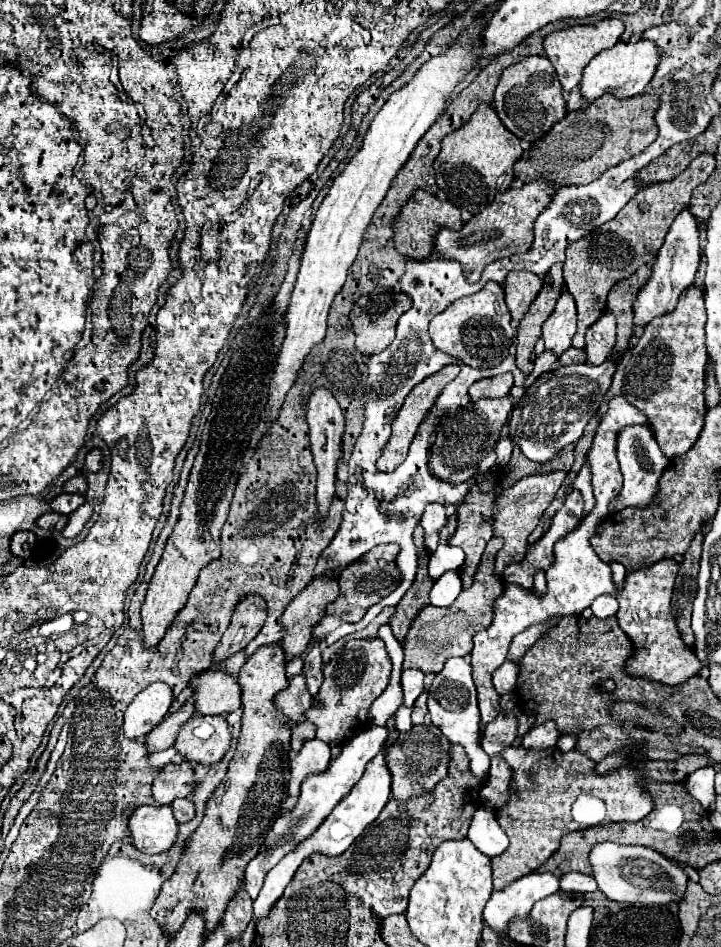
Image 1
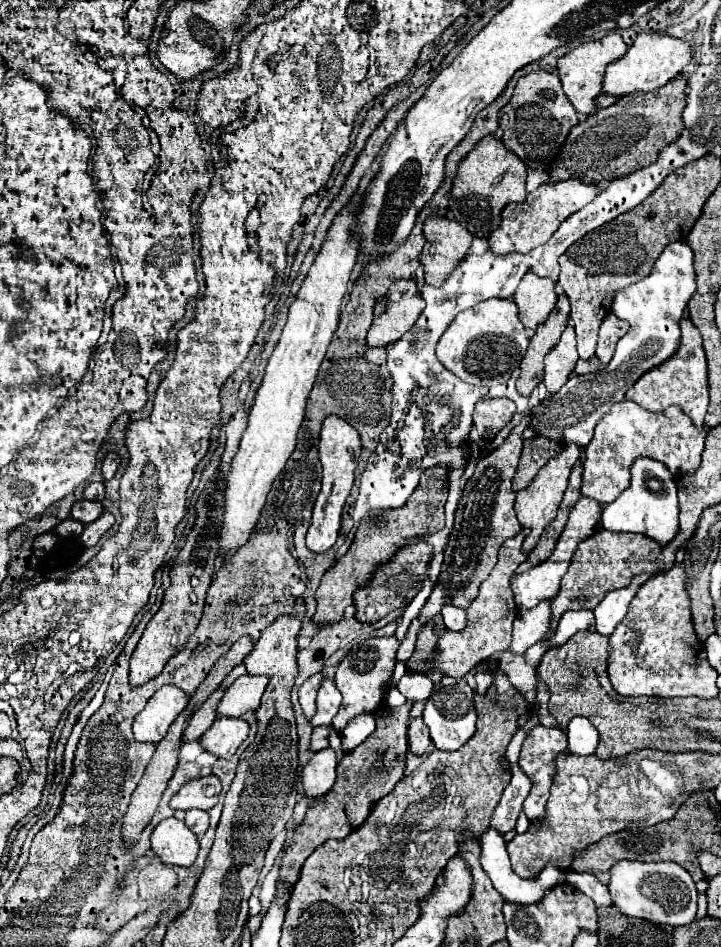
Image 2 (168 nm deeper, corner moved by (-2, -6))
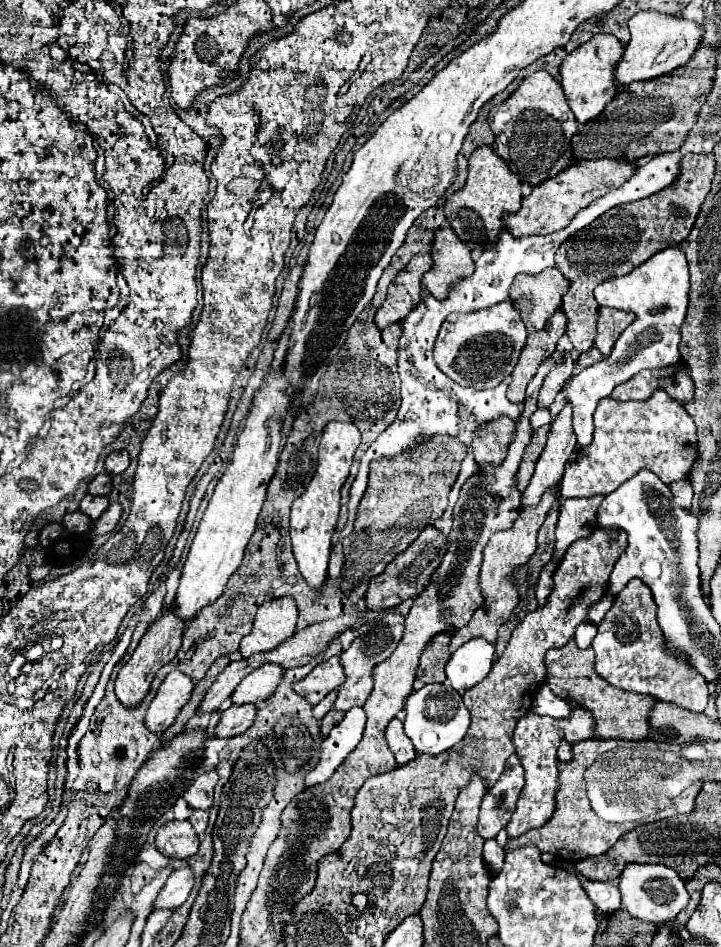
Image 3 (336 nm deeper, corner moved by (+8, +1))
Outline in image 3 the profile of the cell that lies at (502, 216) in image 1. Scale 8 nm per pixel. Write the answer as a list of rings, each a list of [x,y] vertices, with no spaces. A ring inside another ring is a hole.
[[[602,158],[602,160],[586,160],[582,164],[572,164],[560,174],[556,174],[554,178],[548,178],[540,182],[540,186],[534,186],[530,196],[522,198],[522,206],[518,212],[504,214],[502,216],[504,230],[508,230],[514,238],[530,236],[530,234],[550,234],[554,230],[560,230],[570,222],[570,218],[578,210],[586,208],[592,200],[606,194],[608,190],[624,184],[632,176],[632,172],[634,172],[634,164],[622,158],[620,160]]]

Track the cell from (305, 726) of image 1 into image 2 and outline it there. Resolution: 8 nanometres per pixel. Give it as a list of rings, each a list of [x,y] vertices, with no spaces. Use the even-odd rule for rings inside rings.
[[[314,727],[312,733],[312,751],[322,751],[328,747],[328,735],[330,735],[330,727]]]

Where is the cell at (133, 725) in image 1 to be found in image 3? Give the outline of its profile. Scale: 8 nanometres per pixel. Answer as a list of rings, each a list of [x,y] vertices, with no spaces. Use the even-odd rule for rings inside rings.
[[[170,672],[164,678],[164,682],[160,684],[160,688],[144,716],[144,724],[148,726],[148,730],[162,734],[174,722],[180,708],[188,702],[192,688],[194,688],[194,684],[186,674]]]

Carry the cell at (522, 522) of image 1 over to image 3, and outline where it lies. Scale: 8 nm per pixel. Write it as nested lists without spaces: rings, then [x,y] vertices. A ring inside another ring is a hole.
[[[564,406],[562,412],[552,422],[546,448],[536,462],[536,470],[532,474],[528,488],[522,492],[520,498],[522,508],[538,504],[544,492],[562,482],[564,468],[574,450],[576,450],[576,434],[572,430],[572,408]]]

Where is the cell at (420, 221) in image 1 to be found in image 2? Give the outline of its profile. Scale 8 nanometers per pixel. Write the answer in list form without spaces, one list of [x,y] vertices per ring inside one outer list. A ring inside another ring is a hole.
[[[430,217],[424,223],[424,233],[428,239],[422,251],[422,265],[426,271],[424,279],[428,285],[440,287],[466,257],[472,245],[472,235],[468,229],[456,221],[448,221],[446,217]]]

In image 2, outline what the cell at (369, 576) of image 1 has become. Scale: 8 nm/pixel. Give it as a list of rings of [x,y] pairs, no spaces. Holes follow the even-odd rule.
[[[412,541],[400,553],[396,553],[394,561],[380,565],[374,571],[374,581],[370,581],[370,587],[358,589],[358,593],[354,593],[356,619],[364,625],[376,623],[378,619],[388,615],[390,611],[406,607],[416,597],[416,593],[422,589],[430,561],[432,561],[432,545],[428,545],[426,541]]]

